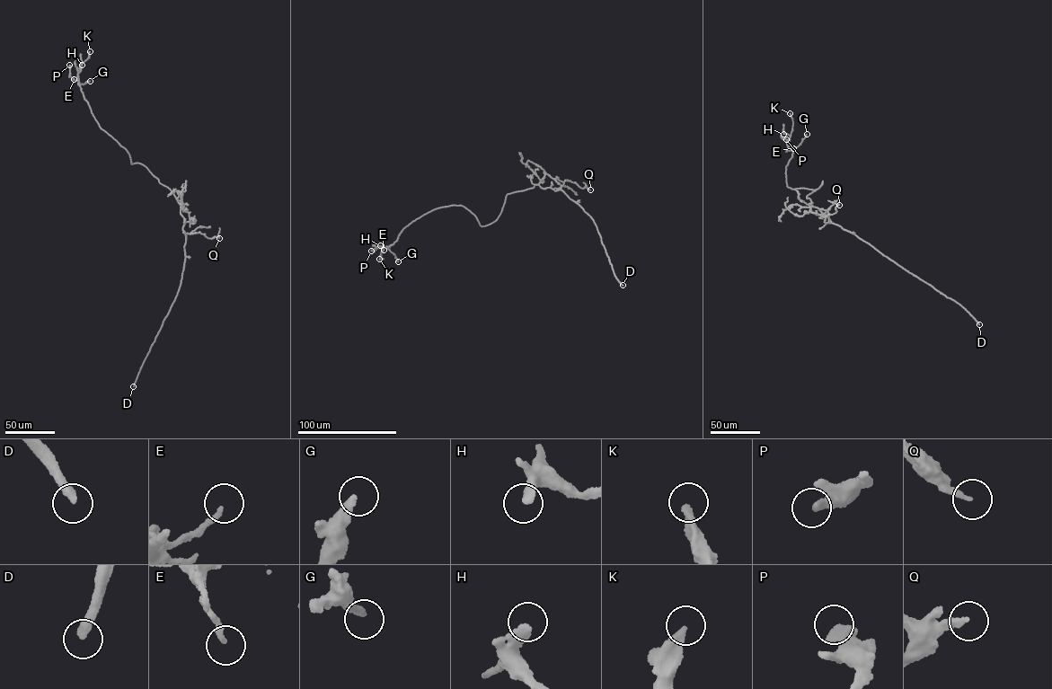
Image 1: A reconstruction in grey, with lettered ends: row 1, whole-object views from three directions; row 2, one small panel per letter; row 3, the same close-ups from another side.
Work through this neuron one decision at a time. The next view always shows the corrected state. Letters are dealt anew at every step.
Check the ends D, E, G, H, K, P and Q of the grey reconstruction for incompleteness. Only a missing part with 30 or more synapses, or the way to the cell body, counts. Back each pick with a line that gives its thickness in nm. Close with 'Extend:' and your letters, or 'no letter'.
D: calibre 320 nm
Extend: D

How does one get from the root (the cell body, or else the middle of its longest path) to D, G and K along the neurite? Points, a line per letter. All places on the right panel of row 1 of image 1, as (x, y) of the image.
D: (810, 198), (811, 205), (831, 223), (853, 234), (955, 301), (979, 324)
G: (810, 198), (806, 196), (823, 181), (816, 189), (793, 189), (787, 186), (785, 173), (791, 147), (807, 134)
K: (810, 198), (806, 196), (823, 181), (815, 189), (787, 186), (786, 166), (793, 153), (790, 113)

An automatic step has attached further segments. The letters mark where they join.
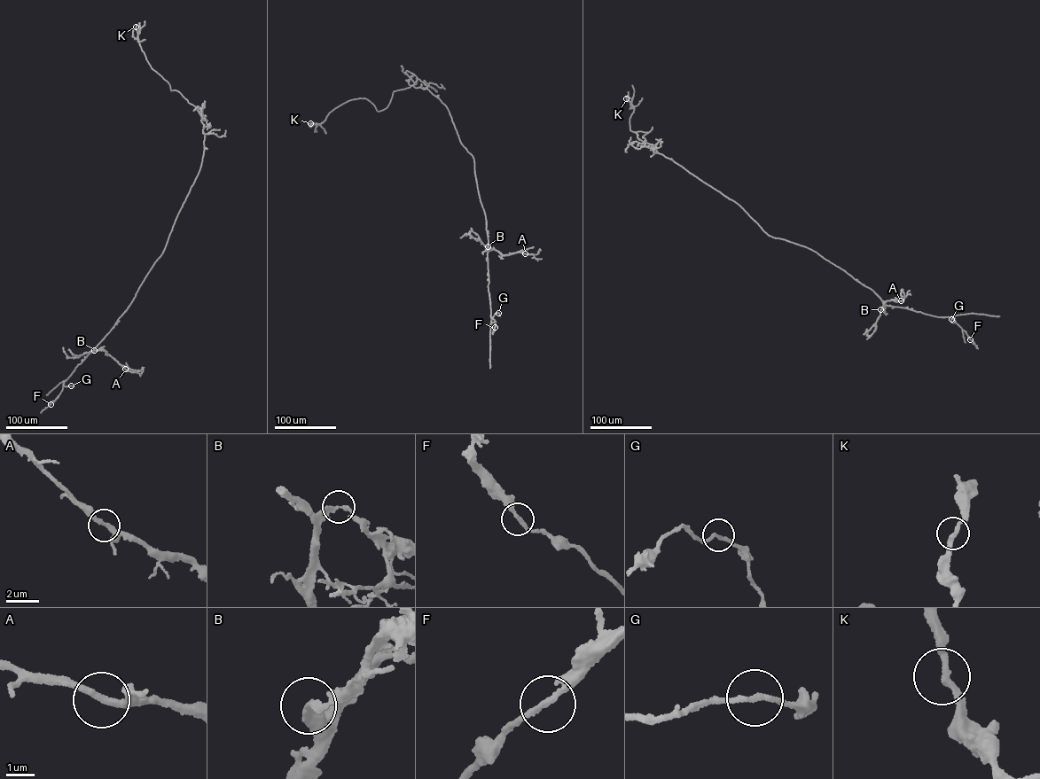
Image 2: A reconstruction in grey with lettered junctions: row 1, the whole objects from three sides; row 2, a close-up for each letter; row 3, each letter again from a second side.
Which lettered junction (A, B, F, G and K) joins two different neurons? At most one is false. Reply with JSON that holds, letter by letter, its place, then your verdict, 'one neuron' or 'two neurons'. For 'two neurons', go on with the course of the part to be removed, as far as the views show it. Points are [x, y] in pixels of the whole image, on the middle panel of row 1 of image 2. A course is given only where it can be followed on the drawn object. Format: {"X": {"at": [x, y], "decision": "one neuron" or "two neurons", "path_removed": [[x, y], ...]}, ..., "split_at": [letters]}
{"A": {"at": [525, 253], "decision": "one neuron"}, "B": {"at": [488, 246], "decision": "one neuron"}, "F": {"at": [495, 327], "decision": "one neuron"}, "G": {"at": [498, 313], "decision": "one neuron"}, "K": {"at": [310, 123], "decision": "one neuron"}, "split_at": []}

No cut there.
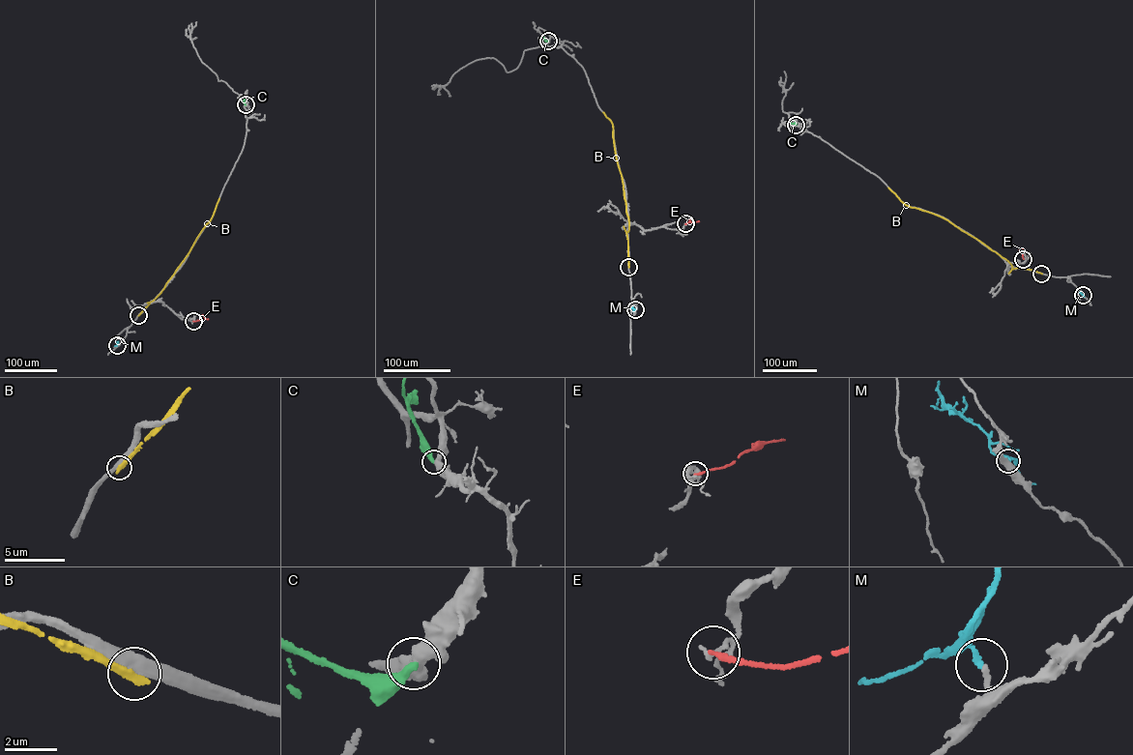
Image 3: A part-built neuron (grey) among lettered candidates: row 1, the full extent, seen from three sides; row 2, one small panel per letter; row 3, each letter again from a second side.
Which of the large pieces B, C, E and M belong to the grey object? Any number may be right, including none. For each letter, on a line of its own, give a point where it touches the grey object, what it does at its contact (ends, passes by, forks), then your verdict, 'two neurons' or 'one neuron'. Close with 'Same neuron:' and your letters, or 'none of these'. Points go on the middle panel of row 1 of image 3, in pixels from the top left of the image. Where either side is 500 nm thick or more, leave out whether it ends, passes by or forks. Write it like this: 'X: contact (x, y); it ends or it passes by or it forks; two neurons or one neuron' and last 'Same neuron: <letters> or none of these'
B: contact (628, 267); it ends; two neurons
C: contact (548, 41); it ends; two neurons
E: contact (685, 223); it ends; two neurons
M: contact (635, 309); it ends; one neuron
Same neuron: M

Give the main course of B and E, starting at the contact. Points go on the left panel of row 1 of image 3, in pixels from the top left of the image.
B: (138, 315), (161, 292), (211, 219), (219, 198)
E: (193, 321), (208, 319)

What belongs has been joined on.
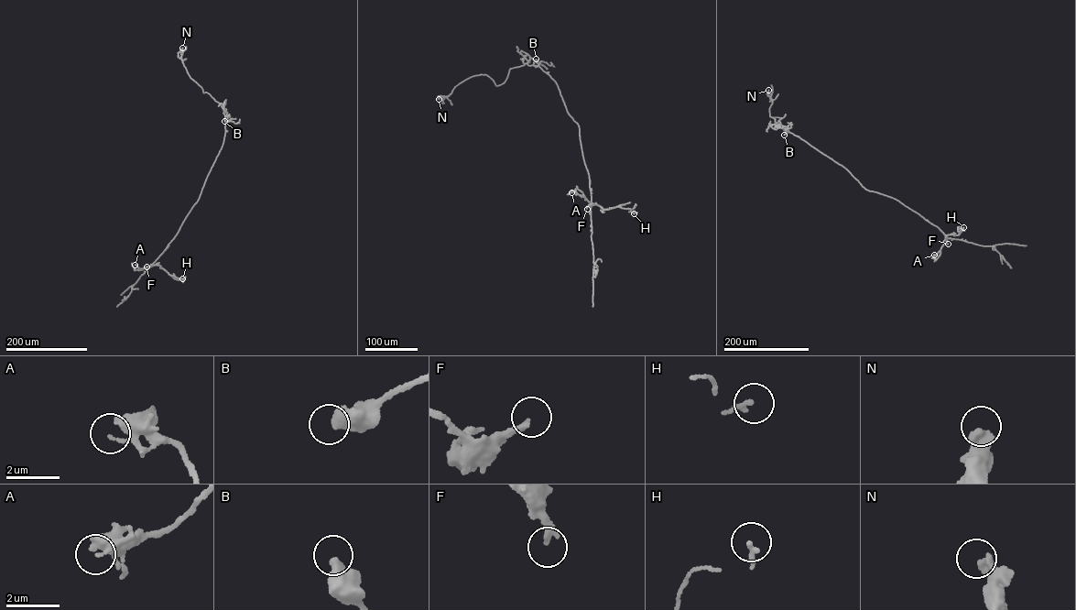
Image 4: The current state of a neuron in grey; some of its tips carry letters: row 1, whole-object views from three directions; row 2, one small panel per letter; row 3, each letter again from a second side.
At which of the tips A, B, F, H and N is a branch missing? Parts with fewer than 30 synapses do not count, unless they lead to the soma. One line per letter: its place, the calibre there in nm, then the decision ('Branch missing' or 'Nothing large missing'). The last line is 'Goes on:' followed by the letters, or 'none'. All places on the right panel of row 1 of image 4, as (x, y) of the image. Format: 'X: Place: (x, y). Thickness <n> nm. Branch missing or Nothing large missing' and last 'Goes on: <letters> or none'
A: Place: (934, 255). Thickness 100 nm. Nothing large missing
B: Place: (784, 135). Thickness 550 nm. Nothing large missing
F: Place: (948, 244). Thickness 240 nm. Nothing large missing
H: Place: (963, 227). Thickness 160 nm. Nothing large missing
N: Place: (768, 90). Thickness 440 nm. Nothing large missing
Goes on: none

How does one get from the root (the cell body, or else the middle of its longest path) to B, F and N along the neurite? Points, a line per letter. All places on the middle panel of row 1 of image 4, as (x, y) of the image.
B: (573, 119), (556, 81), (538, 66), (540, 62), (536, 59)
F: (573, 119), (579, 126), (590, 180), (591, 207), (591, 202), (592, 204), (587, 209)
N: (573, 119), (554, 81), (540, 67), (526, 63), (510, 69), (500, 84), (486, 75), (474, 75), (439, 99)

